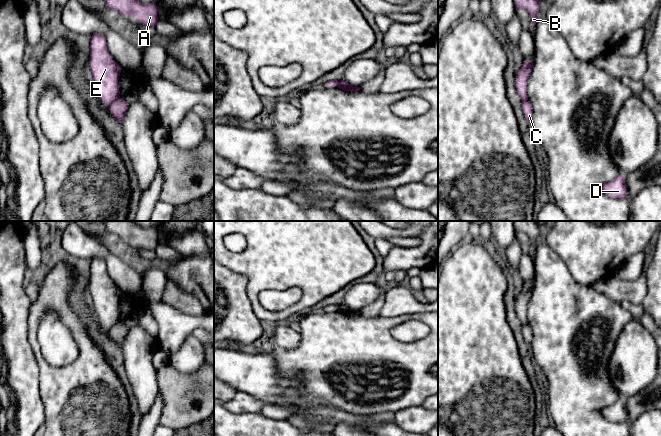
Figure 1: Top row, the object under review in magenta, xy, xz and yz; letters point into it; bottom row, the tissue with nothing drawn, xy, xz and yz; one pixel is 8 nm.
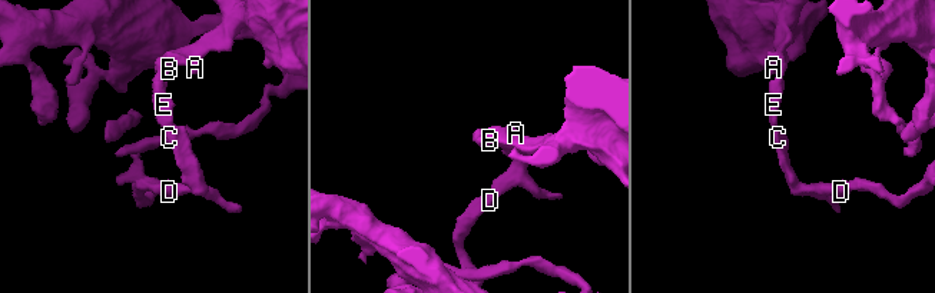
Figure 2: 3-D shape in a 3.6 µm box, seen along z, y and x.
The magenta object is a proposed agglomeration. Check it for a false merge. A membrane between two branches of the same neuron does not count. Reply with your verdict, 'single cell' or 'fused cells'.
fused cells

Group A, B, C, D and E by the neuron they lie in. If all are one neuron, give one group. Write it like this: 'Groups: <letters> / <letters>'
Groups: A B E / C D

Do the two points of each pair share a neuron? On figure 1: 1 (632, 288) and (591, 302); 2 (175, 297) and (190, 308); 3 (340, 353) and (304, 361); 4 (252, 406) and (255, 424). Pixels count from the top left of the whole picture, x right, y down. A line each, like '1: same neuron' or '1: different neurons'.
1: different neurons
2: same neuron
3: same neuron
4: different neurons

